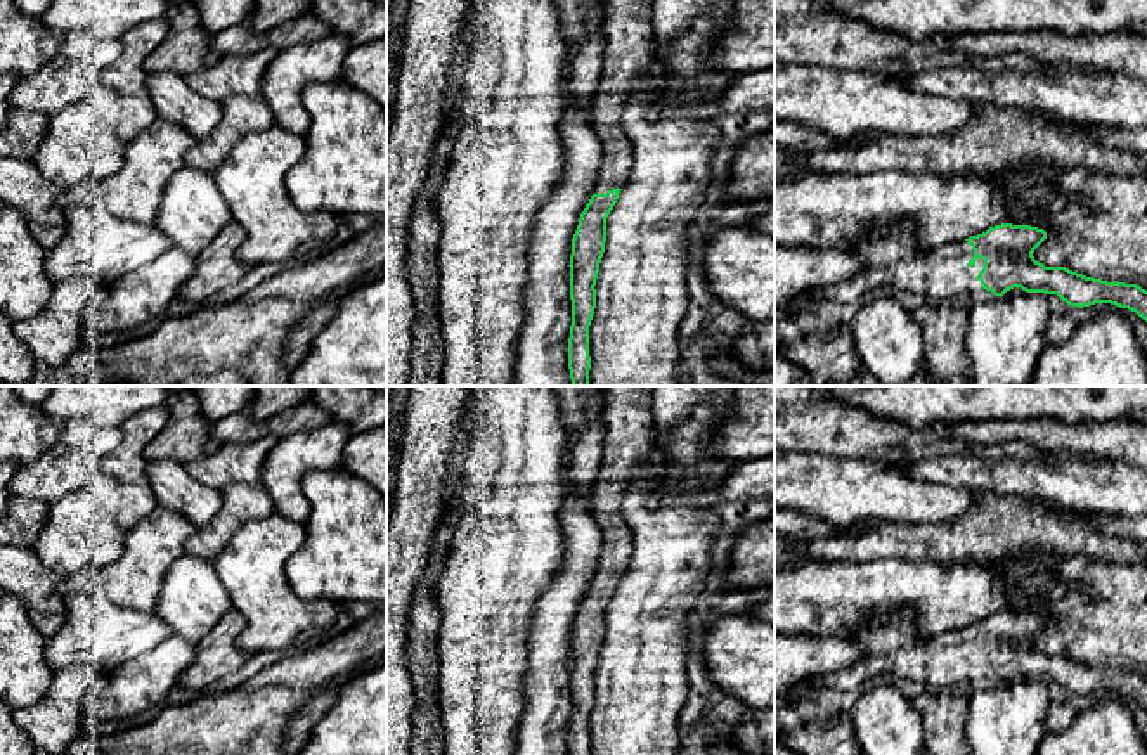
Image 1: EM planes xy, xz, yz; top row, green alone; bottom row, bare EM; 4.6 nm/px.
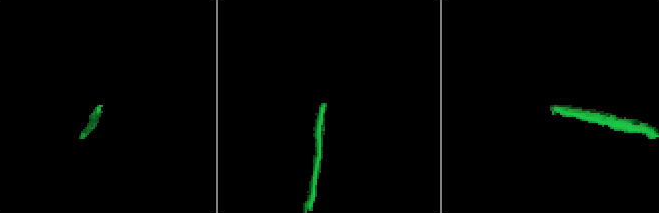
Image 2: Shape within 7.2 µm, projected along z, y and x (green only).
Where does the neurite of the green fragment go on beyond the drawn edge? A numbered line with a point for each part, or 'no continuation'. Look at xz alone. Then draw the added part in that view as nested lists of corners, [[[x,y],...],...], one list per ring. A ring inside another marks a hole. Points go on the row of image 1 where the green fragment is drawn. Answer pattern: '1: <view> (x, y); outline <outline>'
1: xz (629, 56); outline [[[605,0],[603,74],[594,99],[594,130],[603,145],[594,194],[627,184],[632,142],[622,130],[622,114],[636,92],[650,85],[657,64],[653,0]]]

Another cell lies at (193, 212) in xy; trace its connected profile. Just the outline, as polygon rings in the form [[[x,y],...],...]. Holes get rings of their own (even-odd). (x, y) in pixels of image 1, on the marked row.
[[[184,166],[168,180],[154,223],[173,248],[198,256],[230,220],[215,177]]]

